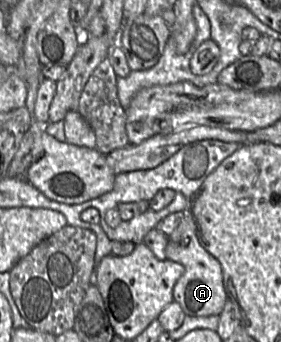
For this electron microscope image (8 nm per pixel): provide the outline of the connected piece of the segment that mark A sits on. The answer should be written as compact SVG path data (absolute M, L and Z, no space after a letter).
M188 228L188 230L183 230L174 241L168 239L165 255L166 259L184 267L184 273L173 287L173 301L181 306L185 315L192 317L220 315L227 300L221 265L202 247L196 232Z

